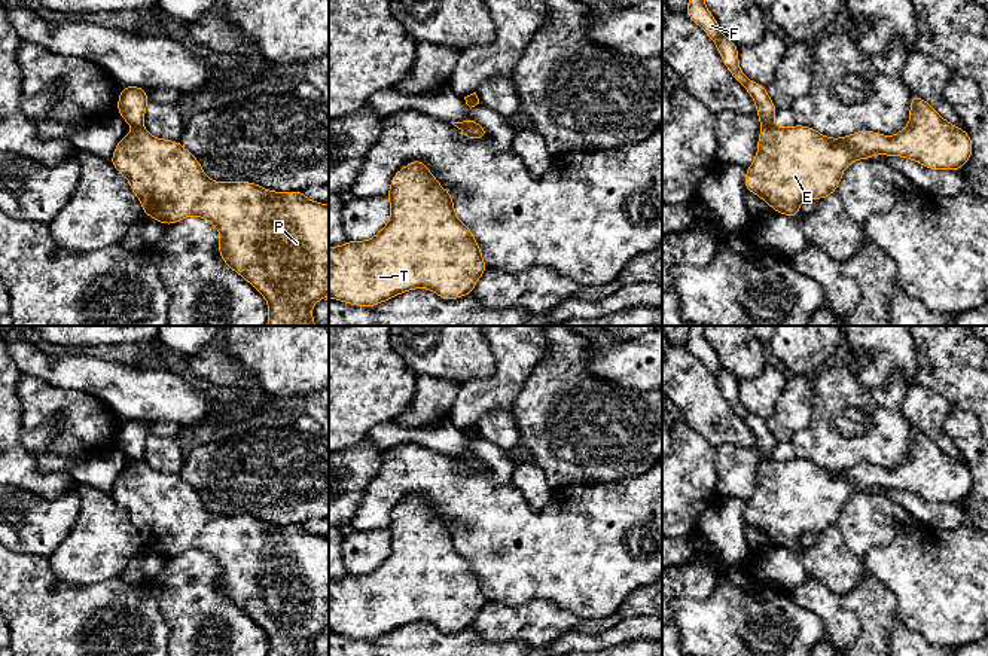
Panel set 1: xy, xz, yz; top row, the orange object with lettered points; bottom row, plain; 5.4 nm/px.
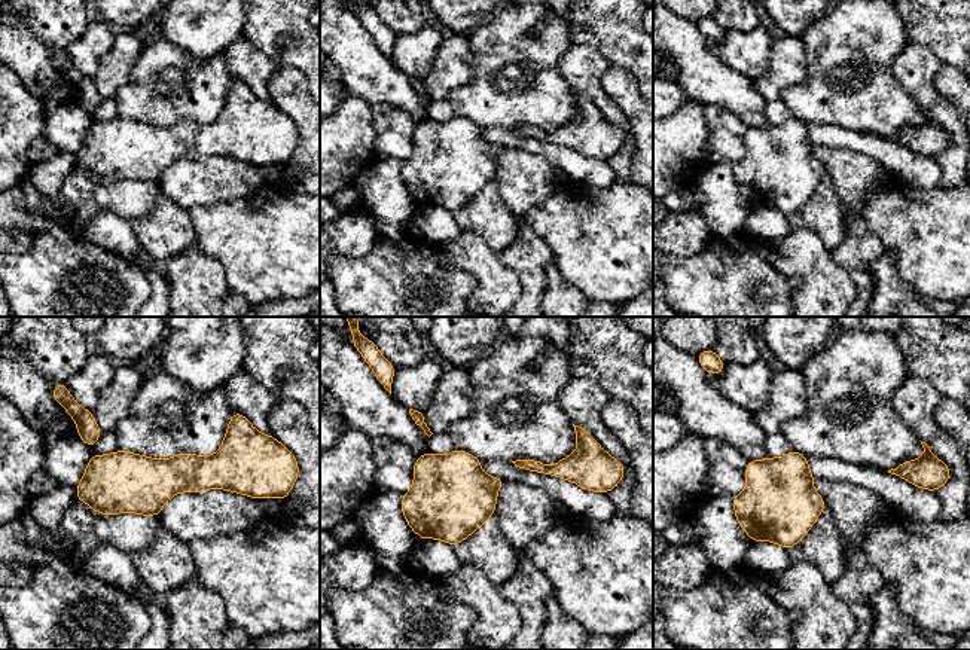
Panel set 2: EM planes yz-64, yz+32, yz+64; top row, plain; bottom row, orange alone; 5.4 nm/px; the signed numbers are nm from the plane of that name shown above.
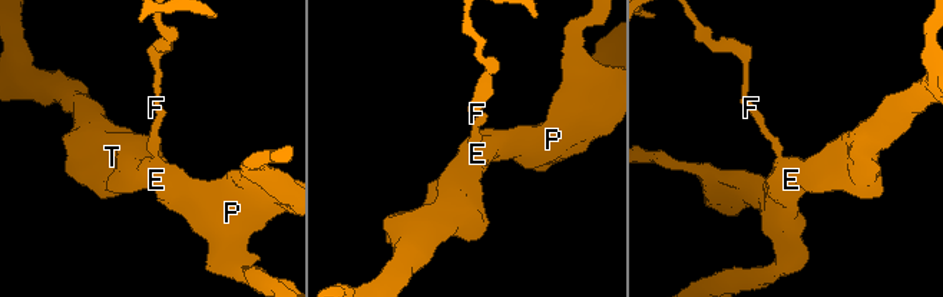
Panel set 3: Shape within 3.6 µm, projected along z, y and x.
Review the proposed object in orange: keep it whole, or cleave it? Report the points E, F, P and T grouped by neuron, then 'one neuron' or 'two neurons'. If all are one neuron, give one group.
groups E P T / F; two neurons

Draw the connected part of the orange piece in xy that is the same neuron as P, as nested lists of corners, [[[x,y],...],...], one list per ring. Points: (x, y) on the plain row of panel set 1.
[[[144,460],[119,473],[110,497],[128,512],[147,550],[167,559],[187,549],[199,549],[217,561],[220,592],[266,632],[266,656],[314,656],[312,638],[329,628],[329,538],[308,533],[301,524],[272,525],[250,515],[213,515],[179,473],[156,472]]]

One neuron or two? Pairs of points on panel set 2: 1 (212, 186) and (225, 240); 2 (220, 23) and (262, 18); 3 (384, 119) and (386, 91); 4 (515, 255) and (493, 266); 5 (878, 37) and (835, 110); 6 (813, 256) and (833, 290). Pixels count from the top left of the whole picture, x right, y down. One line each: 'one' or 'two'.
1: two
2: two
3: two
4: two
5: one
6: one

